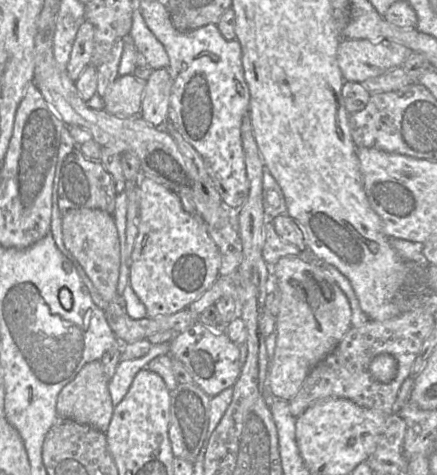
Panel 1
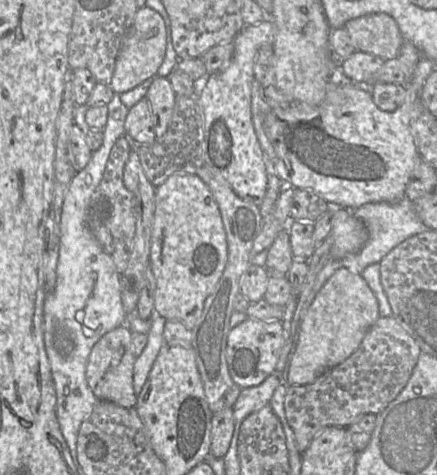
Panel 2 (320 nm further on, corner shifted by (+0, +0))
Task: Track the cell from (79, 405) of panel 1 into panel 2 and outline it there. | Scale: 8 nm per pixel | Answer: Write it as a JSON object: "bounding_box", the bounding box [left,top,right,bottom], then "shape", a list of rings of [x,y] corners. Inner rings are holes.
{"bounding_box":[86,324,137,408],"shape":[[[123,324],[104,334],[93,346],[87,366],[86,381],[94,395],[103,401],[113,402],[124,408],[135,407],[137,395],[133,389],[133,333]]]}

